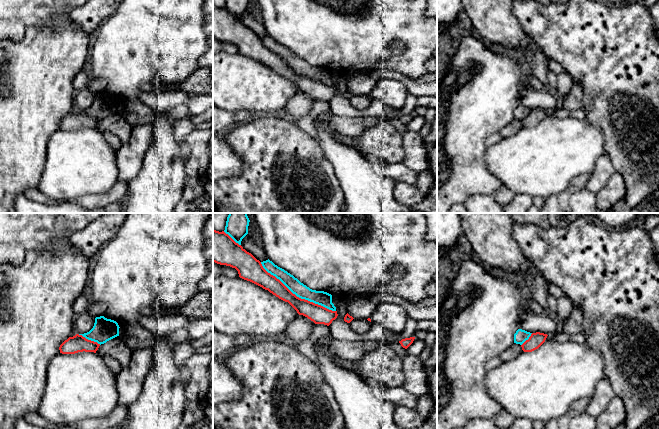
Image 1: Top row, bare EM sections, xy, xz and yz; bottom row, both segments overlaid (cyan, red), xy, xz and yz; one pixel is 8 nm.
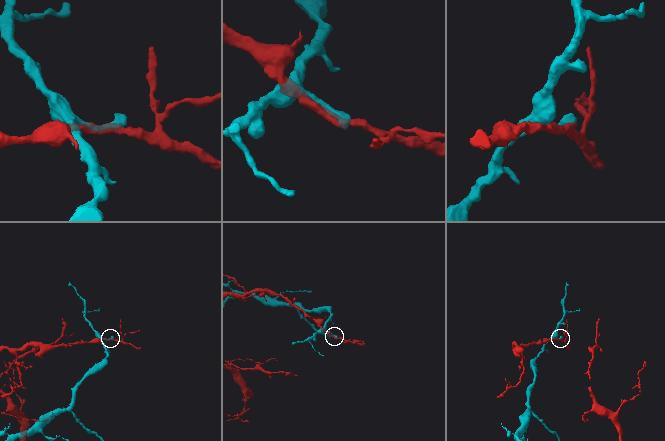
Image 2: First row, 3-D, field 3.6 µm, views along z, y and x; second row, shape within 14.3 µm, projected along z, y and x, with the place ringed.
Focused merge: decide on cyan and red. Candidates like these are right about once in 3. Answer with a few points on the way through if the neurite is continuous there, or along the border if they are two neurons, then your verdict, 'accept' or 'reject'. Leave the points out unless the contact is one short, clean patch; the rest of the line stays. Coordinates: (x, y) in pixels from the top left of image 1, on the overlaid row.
reject

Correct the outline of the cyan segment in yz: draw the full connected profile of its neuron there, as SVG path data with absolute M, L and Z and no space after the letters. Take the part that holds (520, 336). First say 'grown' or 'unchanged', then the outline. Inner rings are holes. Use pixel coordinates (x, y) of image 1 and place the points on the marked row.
unchanged; M518 329L514 334L514 343L522 345L526 340L529 339L532 333L522 329Z

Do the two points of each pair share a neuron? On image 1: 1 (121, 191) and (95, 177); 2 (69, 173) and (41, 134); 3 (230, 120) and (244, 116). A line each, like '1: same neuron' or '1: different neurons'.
1: different neurons
2: different neurons
3: same neuron

